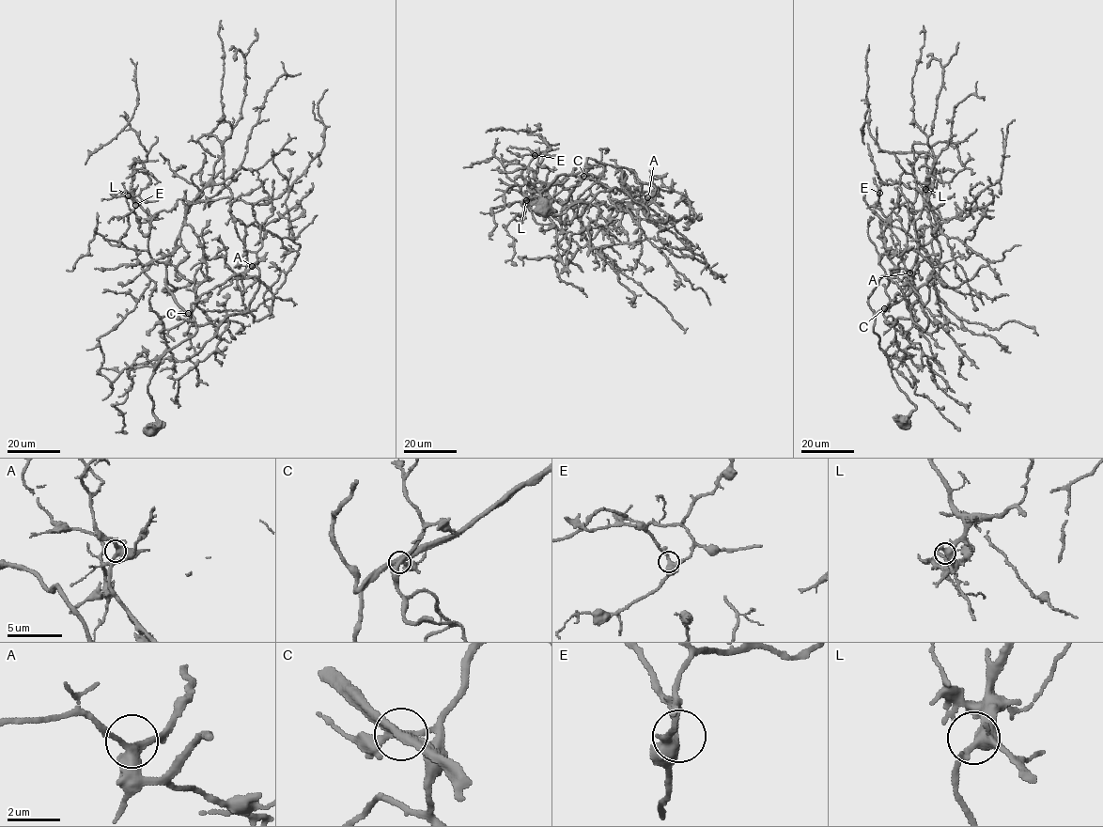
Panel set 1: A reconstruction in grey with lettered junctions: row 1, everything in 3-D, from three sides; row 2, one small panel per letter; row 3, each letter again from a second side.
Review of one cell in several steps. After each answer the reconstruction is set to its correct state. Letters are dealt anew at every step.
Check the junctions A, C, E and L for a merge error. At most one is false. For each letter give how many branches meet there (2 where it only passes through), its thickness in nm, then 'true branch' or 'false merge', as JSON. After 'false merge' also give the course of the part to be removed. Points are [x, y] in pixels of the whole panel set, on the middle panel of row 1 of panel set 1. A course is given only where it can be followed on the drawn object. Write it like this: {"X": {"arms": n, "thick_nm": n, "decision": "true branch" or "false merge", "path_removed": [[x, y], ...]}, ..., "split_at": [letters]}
{"A": {"arms": 4, "thick_nm": 360, "decision": "true branch"}, "C": {"arms": 4, "thick_nm": 360, "decision": "true branch"}, "E": {"arms": 4, "thick_nm": 360, "decision": "true branch"}, "L": {"arms": 4, "thick_nm": 440, "decision": "true branch"}, "split_at": []}

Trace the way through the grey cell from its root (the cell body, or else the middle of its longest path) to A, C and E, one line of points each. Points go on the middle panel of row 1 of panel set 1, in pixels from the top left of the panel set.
A: (543, 210), (540, 193), (557, 176), (590, 167), (586, 178), (665, 222), (647, 197)
C: (543, 210), (548, 213), (544, 219), (540, 193), (557, 176), (577, 174), (592, 167), (583, 176)
E: (543, 210), (540, 193), (557, 176), (592, 167), (561, 225), (547, 192), (522, 178), (535, 155)

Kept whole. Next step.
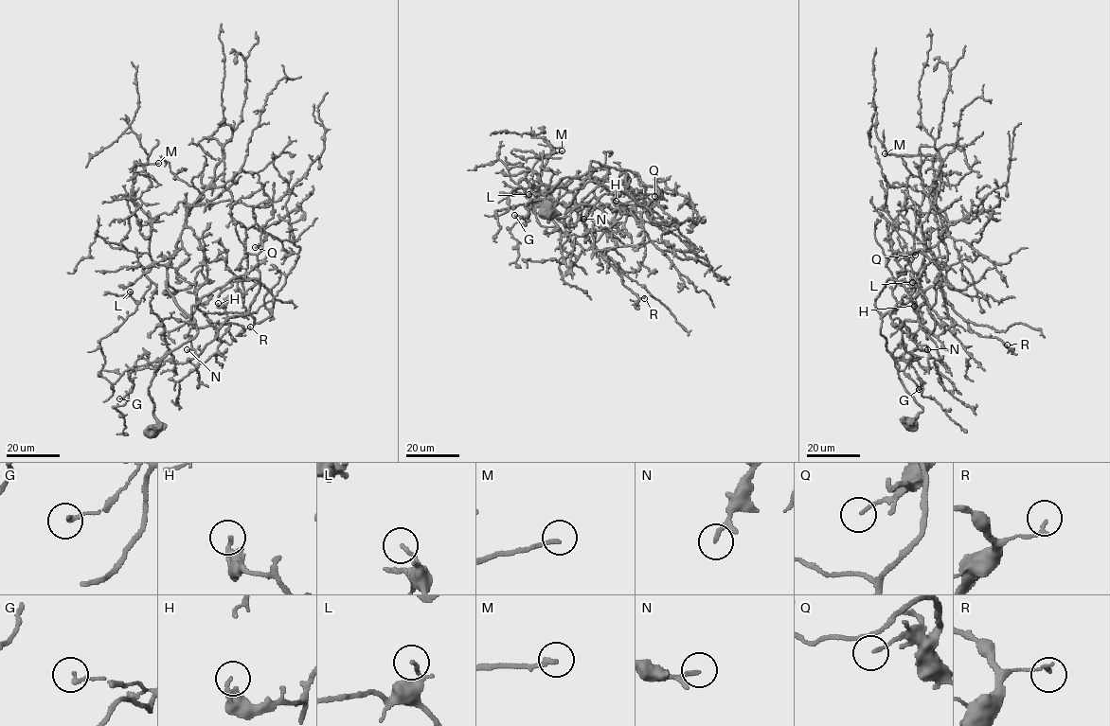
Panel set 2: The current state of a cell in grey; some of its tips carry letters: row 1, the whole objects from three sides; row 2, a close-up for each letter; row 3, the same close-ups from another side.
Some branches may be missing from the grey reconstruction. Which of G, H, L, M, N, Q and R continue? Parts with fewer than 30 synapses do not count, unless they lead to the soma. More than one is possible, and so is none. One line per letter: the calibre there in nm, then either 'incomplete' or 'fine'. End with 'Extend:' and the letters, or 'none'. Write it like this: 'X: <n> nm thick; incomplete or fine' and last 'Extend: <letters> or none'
G: 170 nm thick; fine
H: 240 nm thick; fine
L: 80 nm thick; fine
M: 190 nm thick; incomplete
N: 160 nm thick; fine
Q: 120 nm thick; fine
R: 140 nm thick; fine
Extend: M

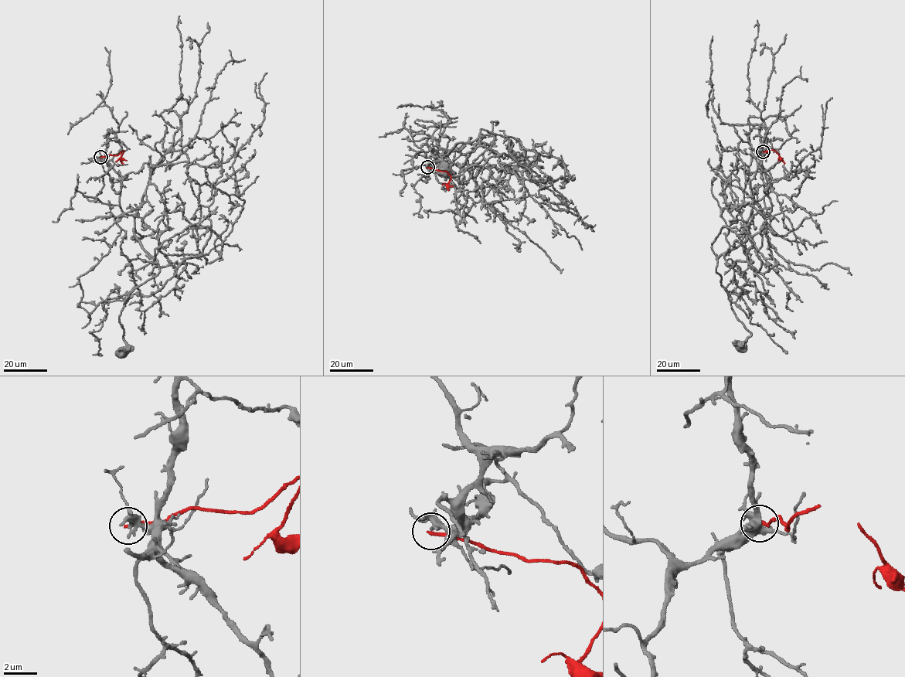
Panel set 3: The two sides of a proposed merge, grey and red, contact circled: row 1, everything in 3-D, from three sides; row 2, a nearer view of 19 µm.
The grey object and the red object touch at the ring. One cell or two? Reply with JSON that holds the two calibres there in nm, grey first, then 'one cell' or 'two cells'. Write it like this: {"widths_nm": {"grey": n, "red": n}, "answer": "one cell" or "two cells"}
{"widths_nm": {"grey": 360, "red": 200}, "answer": "two cells"}

